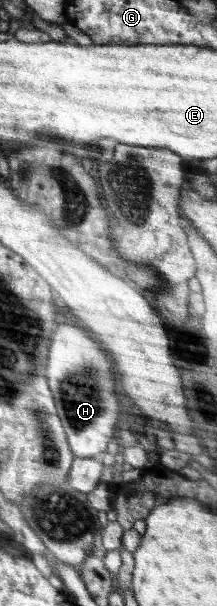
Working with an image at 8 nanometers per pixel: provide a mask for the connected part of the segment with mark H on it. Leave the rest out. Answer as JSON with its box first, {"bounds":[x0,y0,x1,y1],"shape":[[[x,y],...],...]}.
{"bounds":[48,324,120,458],"shape":[[[60,324],[52,340],[52,358],[48,366],[48,376],[52,390],[56,394],[58,414],[63,419],[68,443],[78,458],[93,458],[108,448],[108,442],[114,438],[116,421],[120,408],[114,396],[116,378],[112,374],[112,362],[106,352],[86,336],[76,324]]]}

